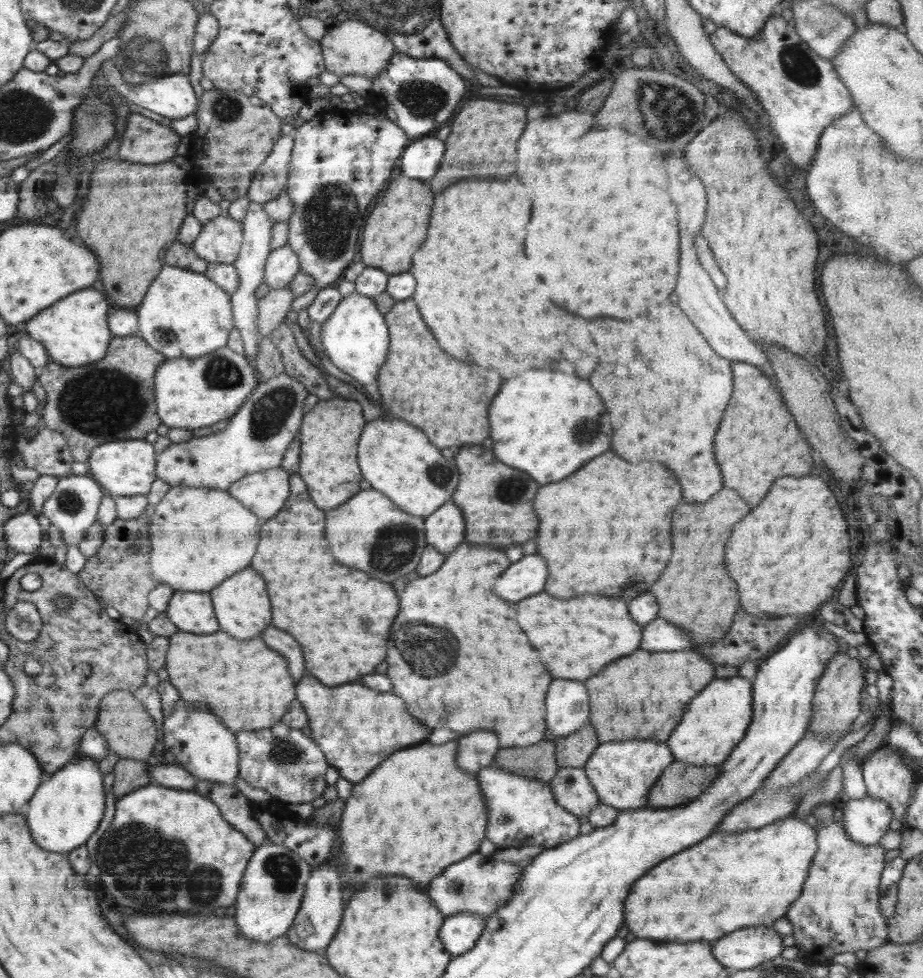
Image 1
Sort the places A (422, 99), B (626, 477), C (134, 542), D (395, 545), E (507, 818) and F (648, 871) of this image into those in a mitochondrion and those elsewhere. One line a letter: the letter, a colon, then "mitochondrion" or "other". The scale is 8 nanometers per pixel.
A: mitochondrion
B: other
C: mitochondrion
D: mitochondrion
E: mitochondrion
F: other

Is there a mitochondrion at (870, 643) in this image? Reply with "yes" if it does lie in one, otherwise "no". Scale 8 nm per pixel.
no

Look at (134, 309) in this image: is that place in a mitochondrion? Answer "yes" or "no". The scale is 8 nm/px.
no

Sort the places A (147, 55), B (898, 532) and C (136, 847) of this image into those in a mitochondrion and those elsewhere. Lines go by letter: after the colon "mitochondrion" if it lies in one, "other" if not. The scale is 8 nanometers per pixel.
A: mitochondrion
B: other
C: mitochondrion

